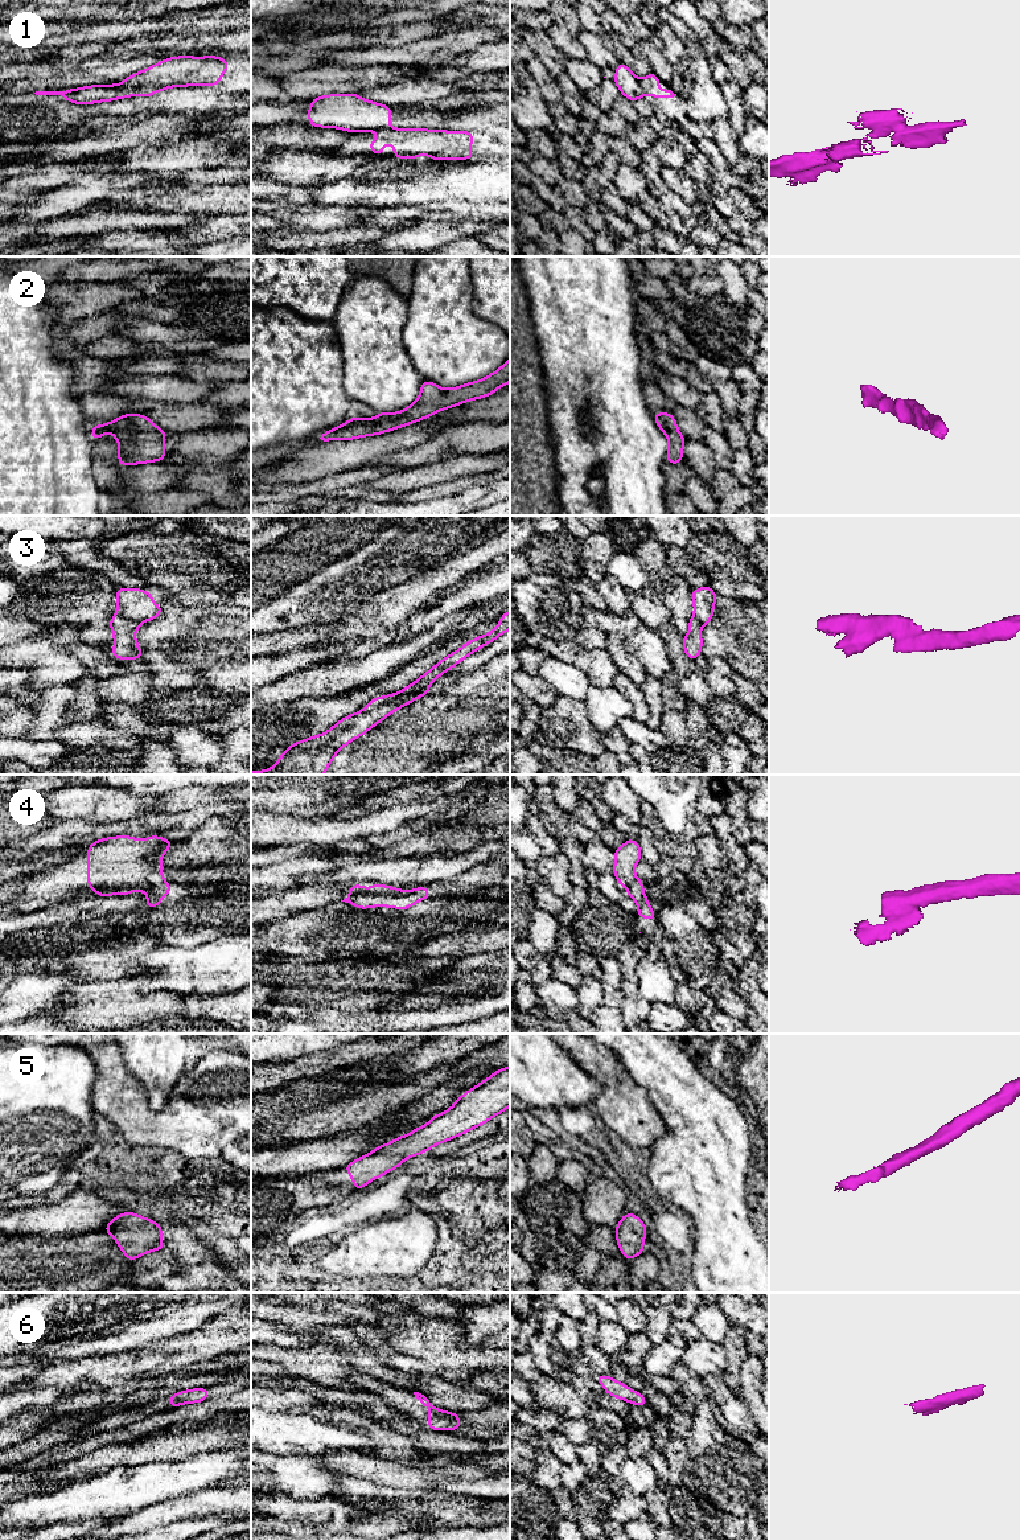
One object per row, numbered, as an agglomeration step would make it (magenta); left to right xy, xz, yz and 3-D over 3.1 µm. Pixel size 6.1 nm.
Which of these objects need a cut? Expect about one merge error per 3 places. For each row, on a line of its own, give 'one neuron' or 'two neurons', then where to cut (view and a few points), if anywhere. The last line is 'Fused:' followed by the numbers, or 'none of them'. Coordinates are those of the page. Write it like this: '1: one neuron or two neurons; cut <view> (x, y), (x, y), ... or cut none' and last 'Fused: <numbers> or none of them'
1: one neuron; cut none
2: one neuron; cut none
3: two neurons; cut xz (427, 685), (416, 692), (365, 710)
4: two neurons; cut xy (149, 875), (142, 887), (95, 886), (91, 888)
5: one neuron; cut none
6: one neuron; cut none
Fused: 3, 4

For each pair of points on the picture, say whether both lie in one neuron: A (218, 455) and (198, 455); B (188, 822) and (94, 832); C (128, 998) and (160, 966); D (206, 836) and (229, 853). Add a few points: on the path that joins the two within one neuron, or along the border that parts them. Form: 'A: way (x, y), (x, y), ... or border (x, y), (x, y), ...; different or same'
A: way (213, 455), (204, 455); same
B: way (164, 824), (151, 824), (143, 828), (118, 828); same
C: border (138, 973), (148, 978), (142, 992), (177, 992); different
D: way (212, 841), (223, 853); same

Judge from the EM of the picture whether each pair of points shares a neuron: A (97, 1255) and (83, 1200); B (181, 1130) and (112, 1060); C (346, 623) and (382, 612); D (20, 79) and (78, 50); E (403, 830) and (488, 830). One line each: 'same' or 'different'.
A: different
B: same
C: same
D: different
E: same

